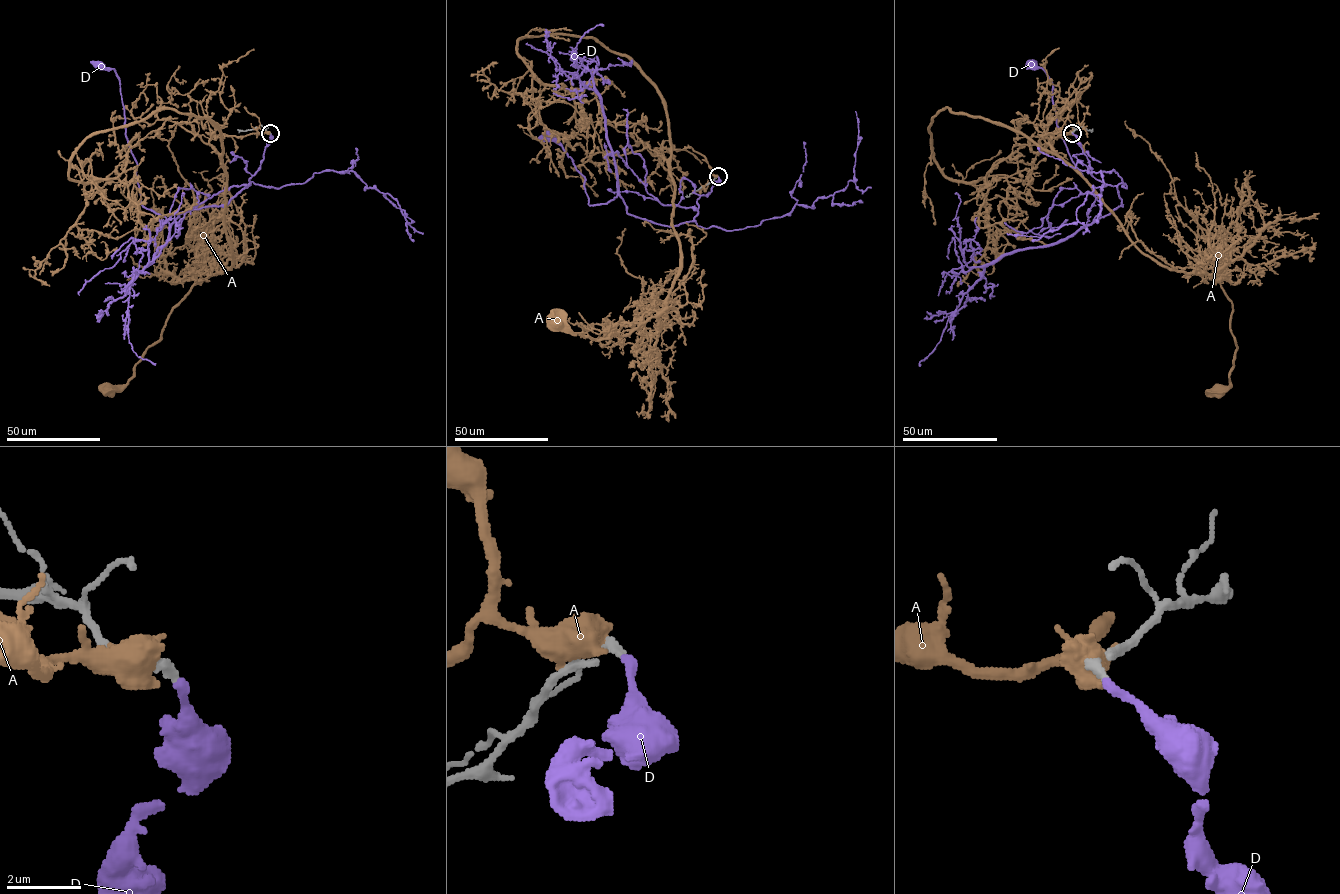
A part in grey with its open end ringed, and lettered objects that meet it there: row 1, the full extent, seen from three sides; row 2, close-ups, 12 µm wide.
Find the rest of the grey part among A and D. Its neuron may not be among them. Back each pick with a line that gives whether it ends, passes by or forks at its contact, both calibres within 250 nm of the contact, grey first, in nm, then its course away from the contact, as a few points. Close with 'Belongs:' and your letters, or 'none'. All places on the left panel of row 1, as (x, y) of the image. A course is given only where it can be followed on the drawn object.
Belongs: none

